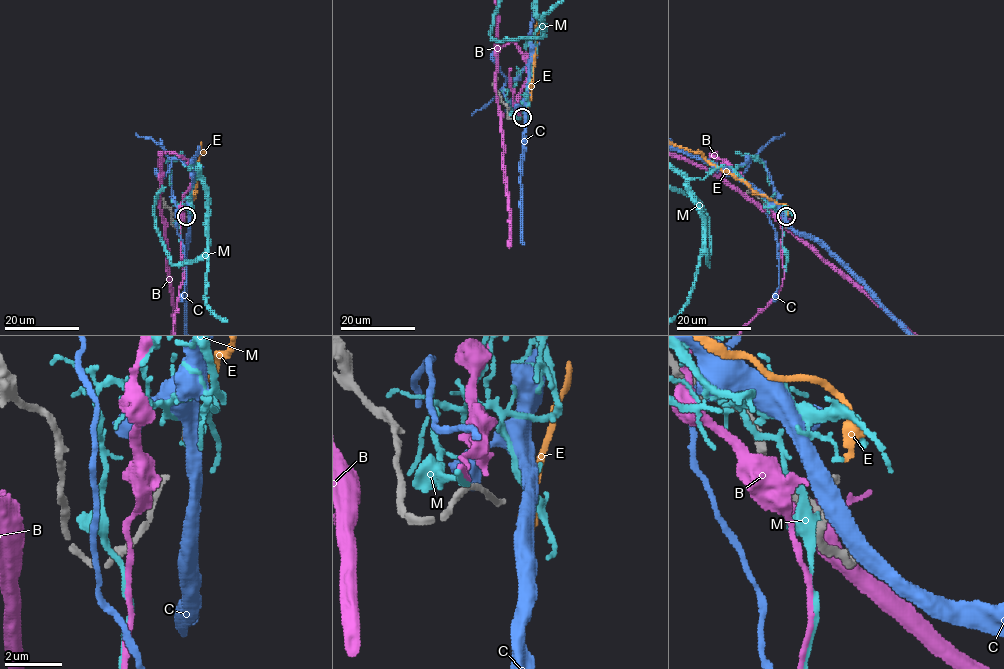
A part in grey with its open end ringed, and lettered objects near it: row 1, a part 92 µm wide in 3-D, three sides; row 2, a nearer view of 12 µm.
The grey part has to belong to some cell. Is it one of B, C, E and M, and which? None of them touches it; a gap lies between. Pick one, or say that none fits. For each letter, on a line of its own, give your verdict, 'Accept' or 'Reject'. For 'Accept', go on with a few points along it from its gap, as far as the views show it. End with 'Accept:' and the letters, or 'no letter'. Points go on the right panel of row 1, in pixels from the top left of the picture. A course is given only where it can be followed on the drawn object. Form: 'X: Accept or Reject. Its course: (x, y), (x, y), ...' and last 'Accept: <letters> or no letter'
B: Reject
C: Reject
E: Accept
M: Reject
Accept: E

